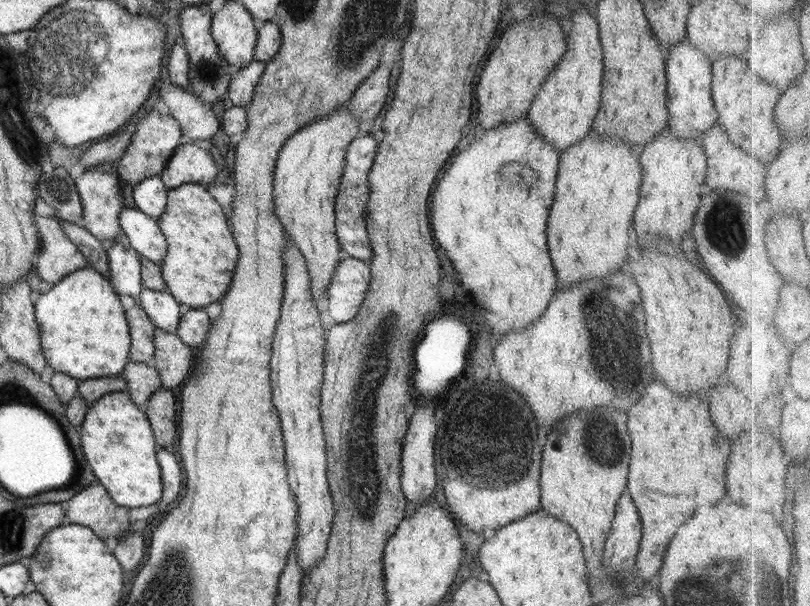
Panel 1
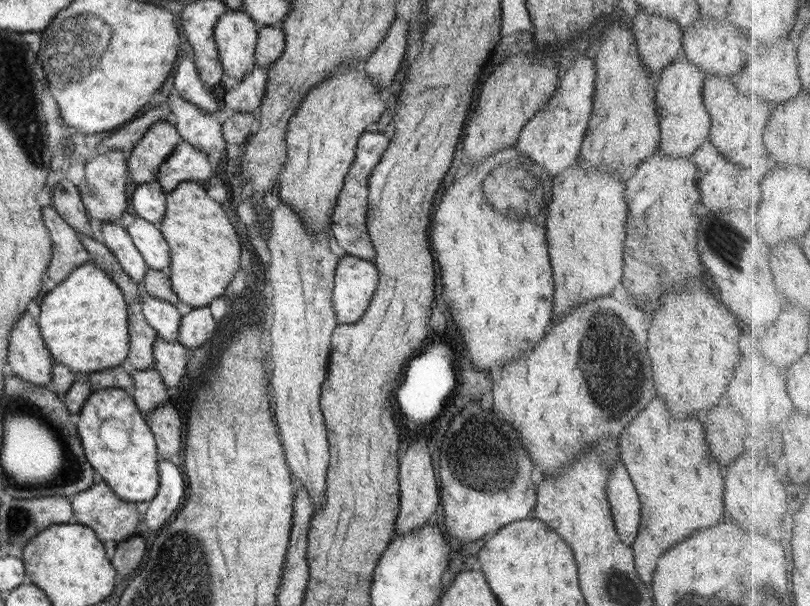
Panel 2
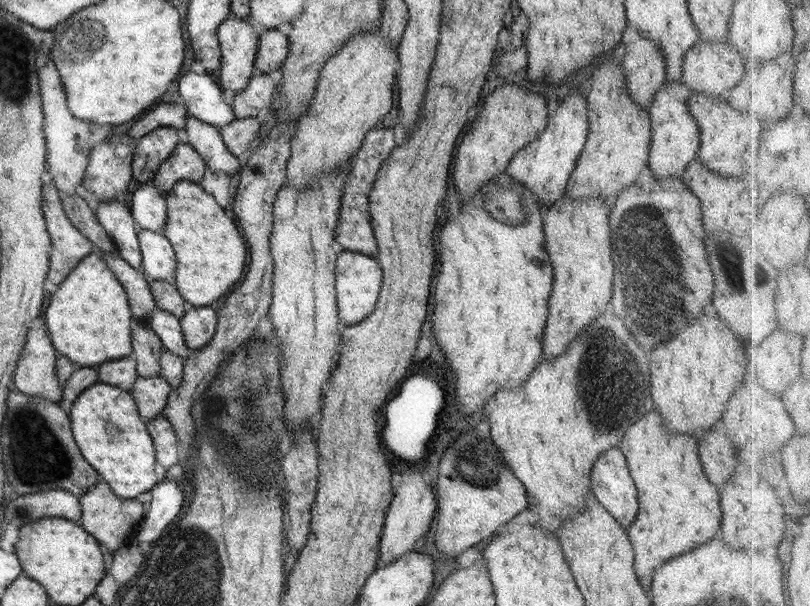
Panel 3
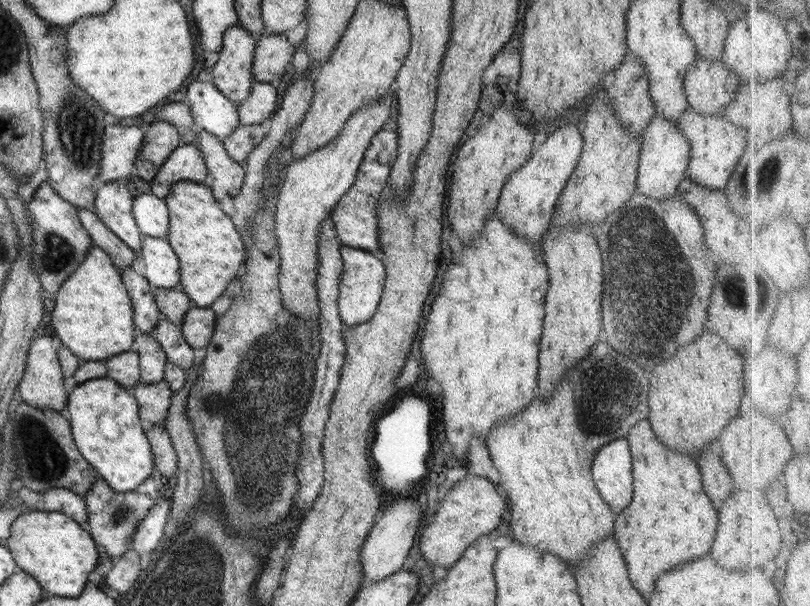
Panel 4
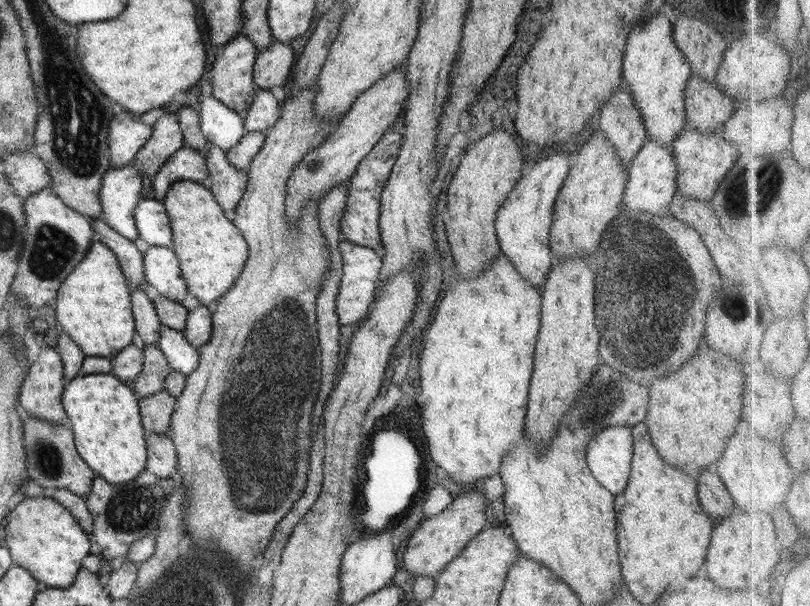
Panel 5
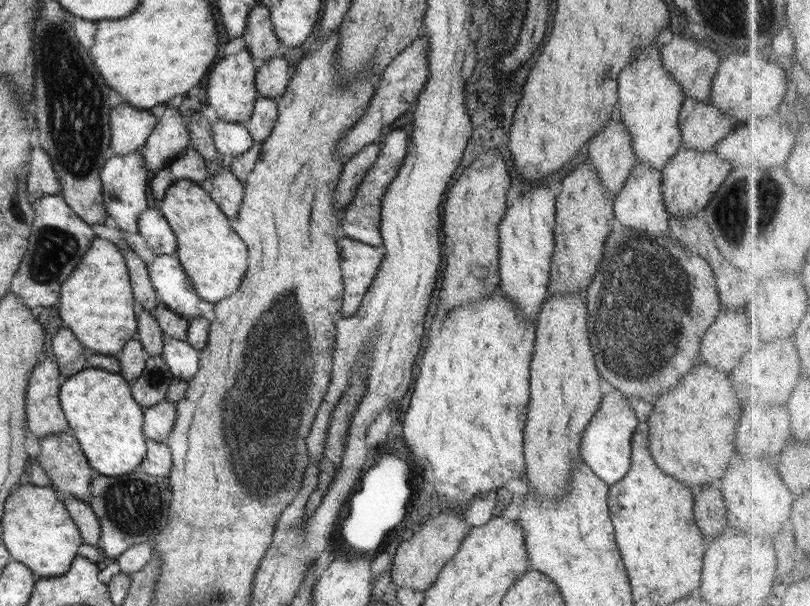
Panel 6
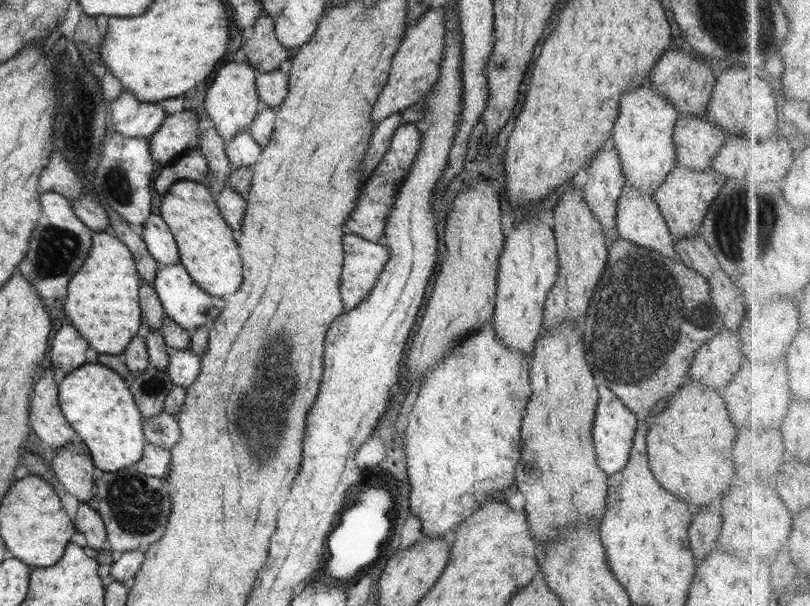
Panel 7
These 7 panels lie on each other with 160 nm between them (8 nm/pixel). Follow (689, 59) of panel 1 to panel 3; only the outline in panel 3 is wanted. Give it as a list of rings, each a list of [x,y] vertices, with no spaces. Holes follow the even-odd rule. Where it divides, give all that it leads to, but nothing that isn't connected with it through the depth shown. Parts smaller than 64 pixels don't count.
[[[666,82],[654,95],[647,112],[651,122],[651,141],[647,166],[657,180],[681,176],[695,159],[699,149],[700,131],[688,111],[687,98],[691,90],[681,82]]]

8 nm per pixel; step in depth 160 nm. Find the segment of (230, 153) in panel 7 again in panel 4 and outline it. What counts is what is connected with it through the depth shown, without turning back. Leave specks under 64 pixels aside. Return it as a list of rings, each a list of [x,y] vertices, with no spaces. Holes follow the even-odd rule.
[[[210,82],[188,84],[185,101],[198,128],[221,141],[241,125],[236,106]]]

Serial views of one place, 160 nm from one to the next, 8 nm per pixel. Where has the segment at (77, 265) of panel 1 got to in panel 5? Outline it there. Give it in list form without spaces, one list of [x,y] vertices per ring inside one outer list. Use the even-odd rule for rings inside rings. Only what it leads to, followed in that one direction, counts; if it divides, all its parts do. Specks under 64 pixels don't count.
[[[51,185],[23,199],[23,205],[27,229],[20,254],[20,268],[11,284],[11,292],[17,302],[27,302],[38,309],[56,298],[64,278],[74,270],[93,244],[95,232],[88,218],[64,204]]]

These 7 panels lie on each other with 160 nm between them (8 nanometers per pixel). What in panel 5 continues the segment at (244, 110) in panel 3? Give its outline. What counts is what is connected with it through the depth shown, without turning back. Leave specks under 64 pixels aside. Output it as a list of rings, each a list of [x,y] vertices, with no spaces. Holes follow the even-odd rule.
[[[257,87],[250,109],[242,115],[245,132],[267,132],[279,119],[282,102],[266,89]]]

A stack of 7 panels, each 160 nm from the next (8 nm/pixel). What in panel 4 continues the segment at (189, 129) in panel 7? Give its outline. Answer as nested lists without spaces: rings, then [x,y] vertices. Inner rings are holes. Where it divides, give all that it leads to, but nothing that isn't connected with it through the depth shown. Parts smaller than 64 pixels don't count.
[[[158,119],[145,127],[144,142],[135,160],[135,173],[151,181],[175,148],[183,144],[180,133],[169,122]]]

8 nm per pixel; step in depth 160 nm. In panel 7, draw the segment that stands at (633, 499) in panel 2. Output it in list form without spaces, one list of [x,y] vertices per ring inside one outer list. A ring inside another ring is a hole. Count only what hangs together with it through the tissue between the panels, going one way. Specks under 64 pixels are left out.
[[[597,385],[599,401],[595,408],[593,420],[593,443],[596,452],[596,464],[606,472],[606,476],[612,476],[625,468],[630,458],[633,438],[639,423],[637,414],[634,414],[607,386]]]

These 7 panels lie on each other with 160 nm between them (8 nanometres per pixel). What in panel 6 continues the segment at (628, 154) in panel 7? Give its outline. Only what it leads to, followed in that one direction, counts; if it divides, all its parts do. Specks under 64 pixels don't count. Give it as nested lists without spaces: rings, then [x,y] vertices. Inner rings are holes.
[[[656,43],[638,50],[637,59],[618,75],[616,114],[631,136],[637,162],[647,162],[654,170],[662,170],[682,147],[679,113],[686,96],[673,76],[661,66],[661,45]]]

